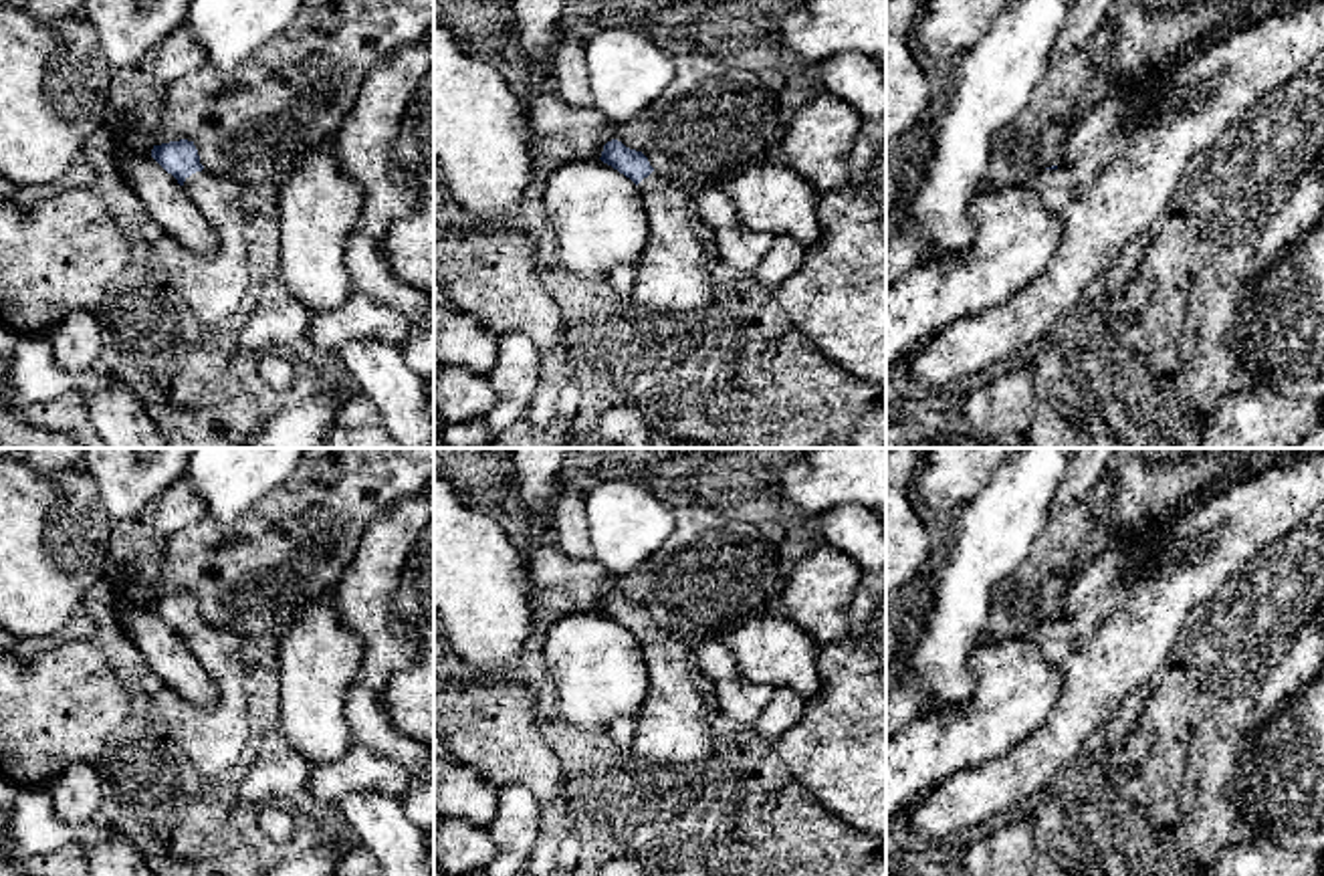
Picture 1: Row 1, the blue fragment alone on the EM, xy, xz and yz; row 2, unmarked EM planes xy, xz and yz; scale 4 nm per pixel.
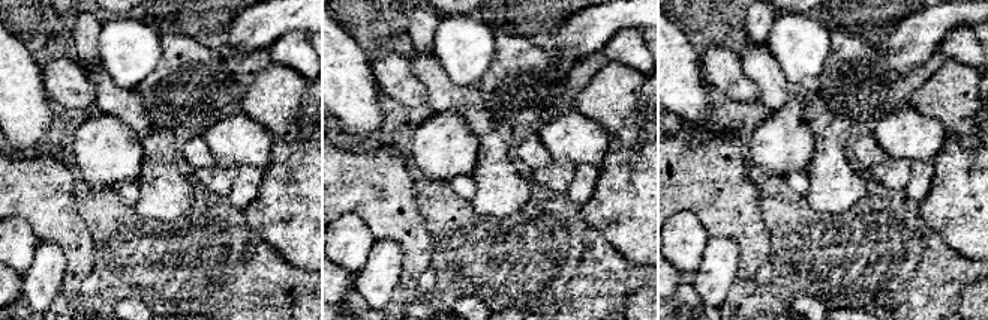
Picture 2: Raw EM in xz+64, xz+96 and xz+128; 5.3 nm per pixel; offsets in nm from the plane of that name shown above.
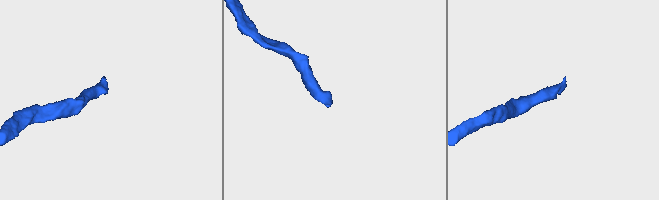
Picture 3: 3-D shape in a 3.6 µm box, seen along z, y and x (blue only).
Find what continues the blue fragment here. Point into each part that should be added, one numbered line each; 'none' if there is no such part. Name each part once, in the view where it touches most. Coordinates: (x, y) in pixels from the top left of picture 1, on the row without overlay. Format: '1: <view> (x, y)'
1: xy (214, 737)

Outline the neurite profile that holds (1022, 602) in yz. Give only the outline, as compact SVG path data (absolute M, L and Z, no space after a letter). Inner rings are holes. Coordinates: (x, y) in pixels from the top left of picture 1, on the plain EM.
M1088 499L1050 517L1029 555L991 593L991 638L1029 638L1060 616L1080 563L1100 541L1100 525Z

